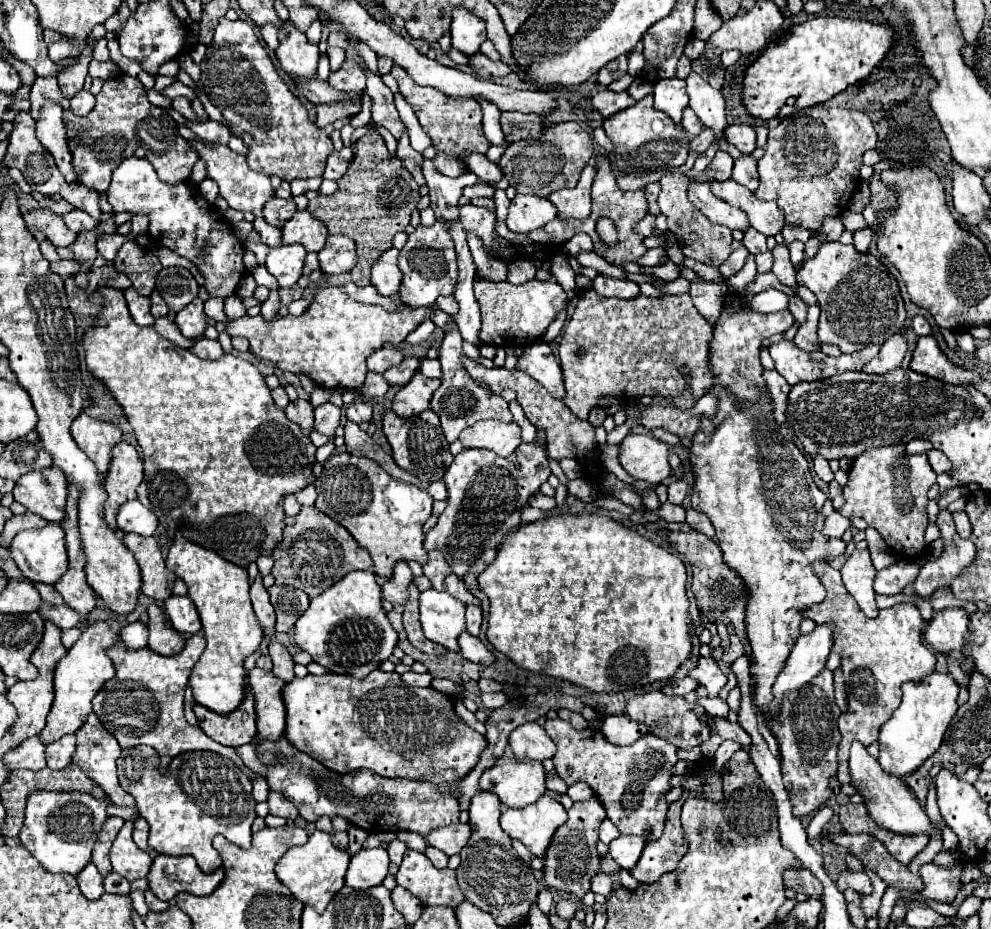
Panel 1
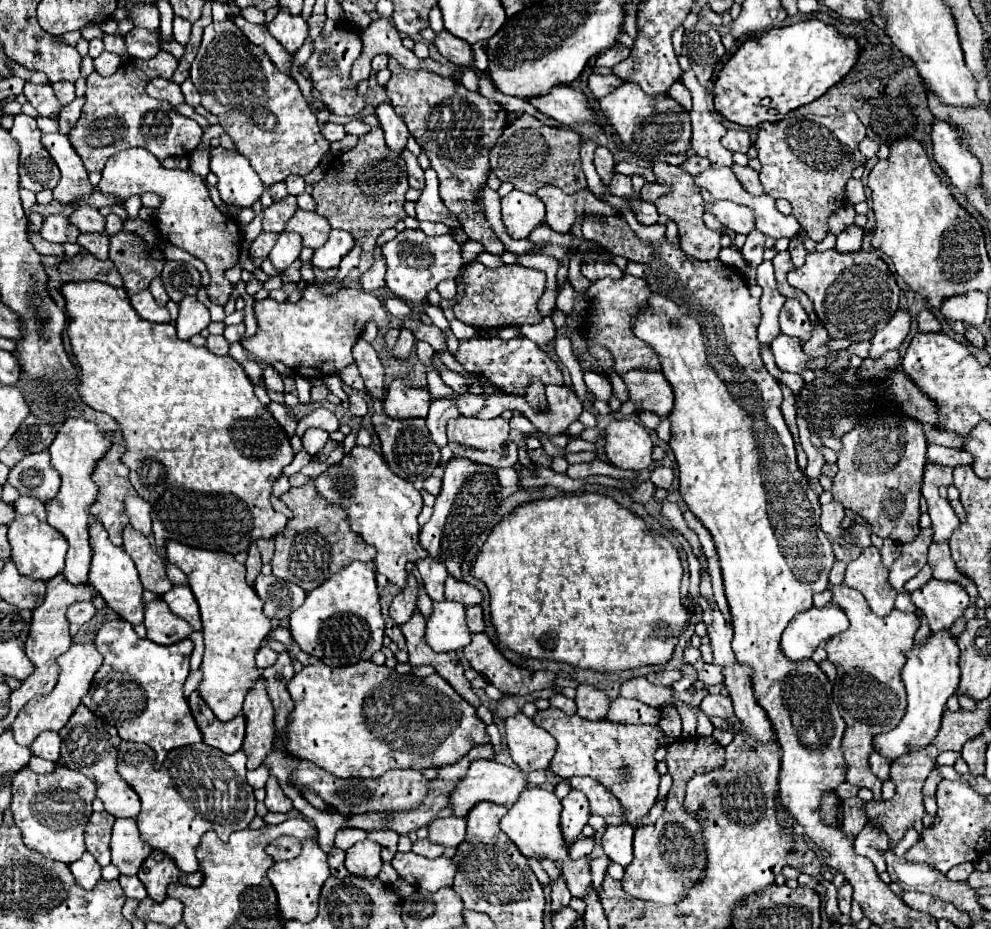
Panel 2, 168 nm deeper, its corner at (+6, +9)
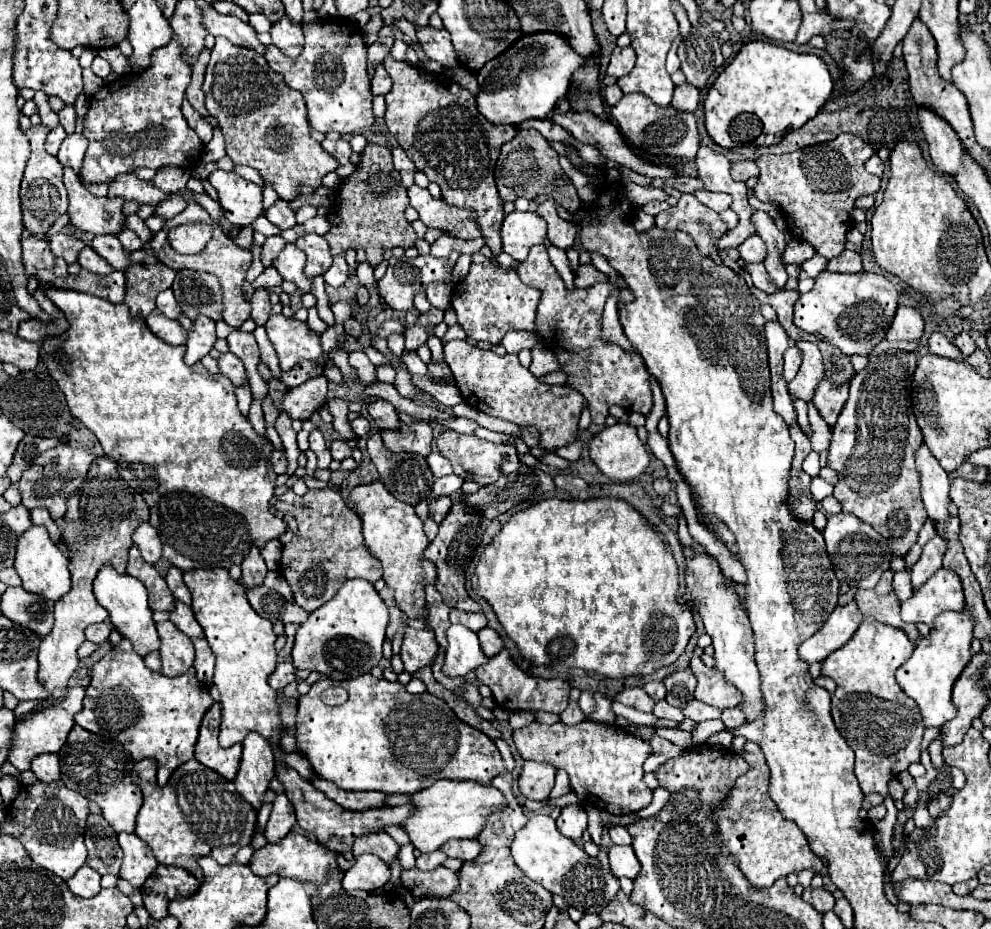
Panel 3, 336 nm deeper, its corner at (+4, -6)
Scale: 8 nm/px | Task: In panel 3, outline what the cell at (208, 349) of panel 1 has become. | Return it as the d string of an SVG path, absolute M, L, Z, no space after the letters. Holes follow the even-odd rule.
M231 352L223 354L219 358L219 368L221 368L221 374L227 376L235 386L245 386L249 384L249 378L247 378L247 372L241 364L241 360L237 356L233 356Z

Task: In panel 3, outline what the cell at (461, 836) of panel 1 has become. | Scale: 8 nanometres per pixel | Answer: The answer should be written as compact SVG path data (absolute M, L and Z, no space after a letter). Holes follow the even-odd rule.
M477 838L471 840L447 840L441 850L451 856L451 858L459 858L463 862L467 860L475 860L481 854L481 844Z

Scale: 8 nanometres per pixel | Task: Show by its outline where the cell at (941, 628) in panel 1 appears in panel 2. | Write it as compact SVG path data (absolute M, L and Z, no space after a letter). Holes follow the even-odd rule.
M937 579L913 591L911 601L925 613L931 633L947 631L969 607L969 595L961 585Z

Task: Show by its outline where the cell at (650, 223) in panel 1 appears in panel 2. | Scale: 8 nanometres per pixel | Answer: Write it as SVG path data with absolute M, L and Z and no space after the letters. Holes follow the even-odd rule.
M545 185L537 189L537 197L547 207L547 225L557 233L567 233L579 215L617 215L617 211L609 203L601 203L589 187L569 195L559 187Z

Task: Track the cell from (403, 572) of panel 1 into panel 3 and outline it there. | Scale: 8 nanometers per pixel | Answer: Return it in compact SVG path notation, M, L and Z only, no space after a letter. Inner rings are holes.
M407 628L403 646L401 646L401 658L403 658L405 670L409 674L415 674L417 670L431 666L435 662L437 652L439 652L439 646L437 646L435 634L431 630Z

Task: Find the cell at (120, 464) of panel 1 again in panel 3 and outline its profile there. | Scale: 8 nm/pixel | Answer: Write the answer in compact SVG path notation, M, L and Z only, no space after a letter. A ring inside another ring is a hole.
M107 456L93 460L93 466L91 466L91 470L89 470L89 474L85 478L83 488L81 488L81 504L79 504L79 508L81 508L81 520L77 520L77 524L69 524L69 522L61 524L61 550L63 550L63 554L69 560L71 590L55 602L55 626L53 626L51 634L47 634L41 640L41 646L39 646L39 682L51 692L51 698L47 702L51 702L51 700L55 700L55 698L65 694L69 678L79 668L77 648L85 642L85 628L89 624L107 620L107 610L99 606L99 602L95 600L95 594L93 594L93 580L95 580L97 572L101 570L101 566L111 564L119 574L123 574L125 566L127 566L129 548L133 546L133 538L131 536L137 530L137 524L143 524L143 522L149 520L149 508L147 508L145 500L141 498L141 494L135 494L133 488L129 488L129 484L117 472L117 462L107 458Z

